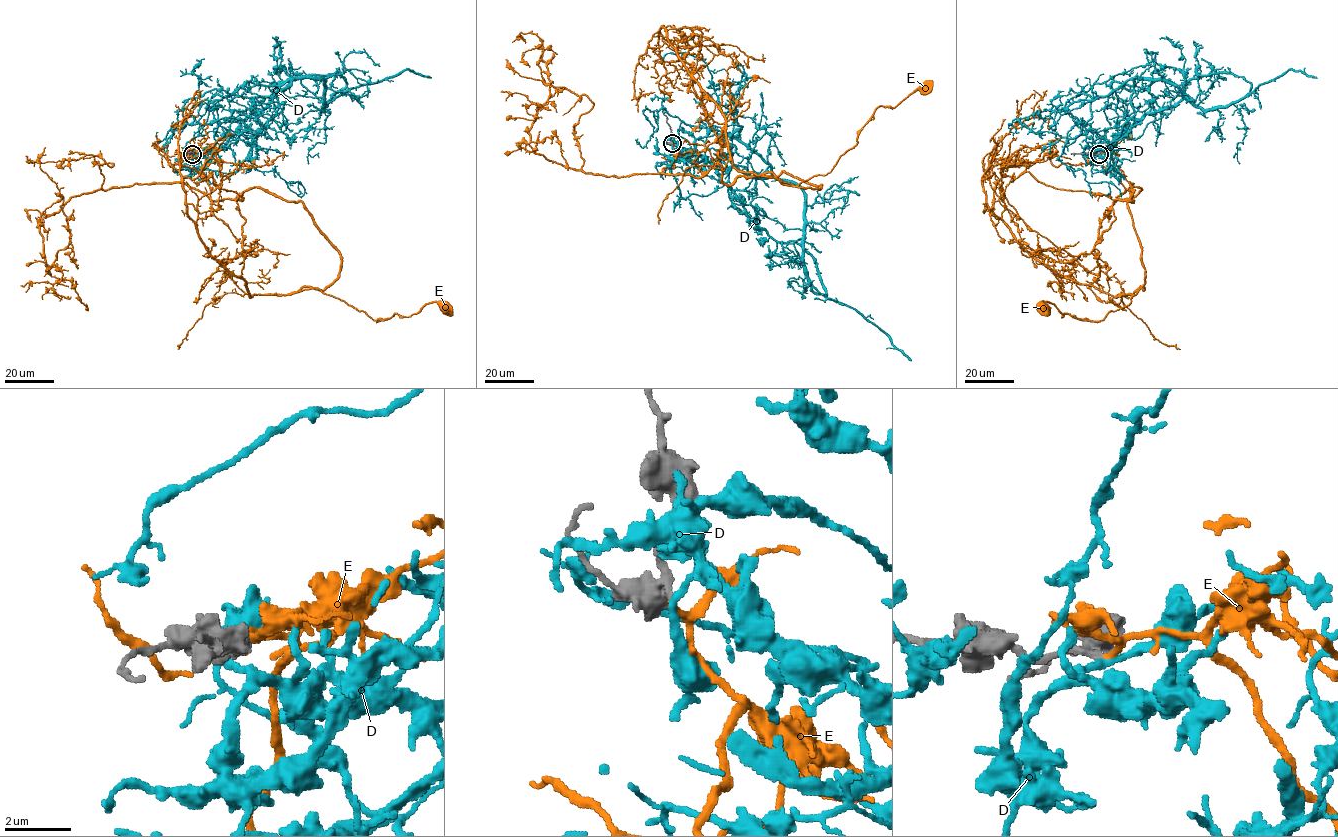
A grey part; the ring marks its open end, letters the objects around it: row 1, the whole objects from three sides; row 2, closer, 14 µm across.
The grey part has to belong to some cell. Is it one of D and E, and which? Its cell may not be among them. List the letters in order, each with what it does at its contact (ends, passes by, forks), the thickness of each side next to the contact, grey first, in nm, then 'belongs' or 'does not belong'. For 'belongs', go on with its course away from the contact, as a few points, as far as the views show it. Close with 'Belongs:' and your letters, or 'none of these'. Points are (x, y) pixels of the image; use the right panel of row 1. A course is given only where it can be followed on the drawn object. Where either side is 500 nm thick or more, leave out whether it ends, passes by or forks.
D: it passes by; 300 nm thick on the grey side, 200 nm on the other; does not belong
E: it passes by; 300 nm thick on the grey side, 150 nm on the other; belongs; it runs (1099, 153), (1129, 182), (1133, 200), (1119, 199), (1141, 190), (1127, 208), (1143, 289), (1099, 321), (1042, 310)
Belongs: E

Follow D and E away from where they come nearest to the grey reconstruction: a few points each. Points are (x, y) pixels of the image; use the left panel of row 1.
D: (192, 154), (235, 133), (250, 144), (291, 80), (252, 101), (250, 162), (301, 197)
E: (192, 153), (183, 181), (212, 200), (257, 187), (303, 203), (340, 256), (323, 293), (376, 321), (447, 310)

